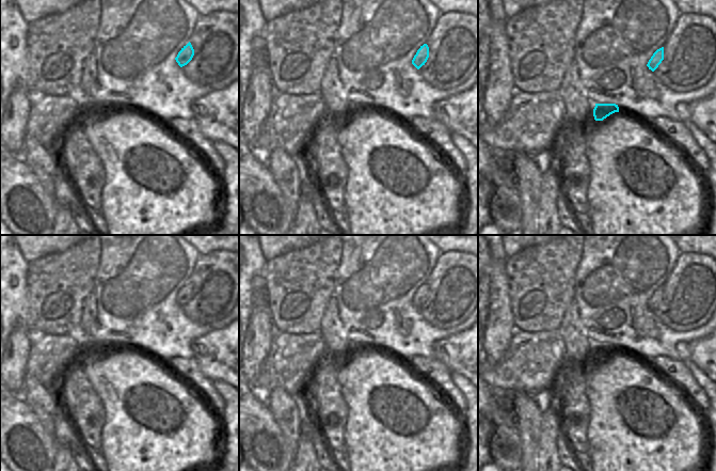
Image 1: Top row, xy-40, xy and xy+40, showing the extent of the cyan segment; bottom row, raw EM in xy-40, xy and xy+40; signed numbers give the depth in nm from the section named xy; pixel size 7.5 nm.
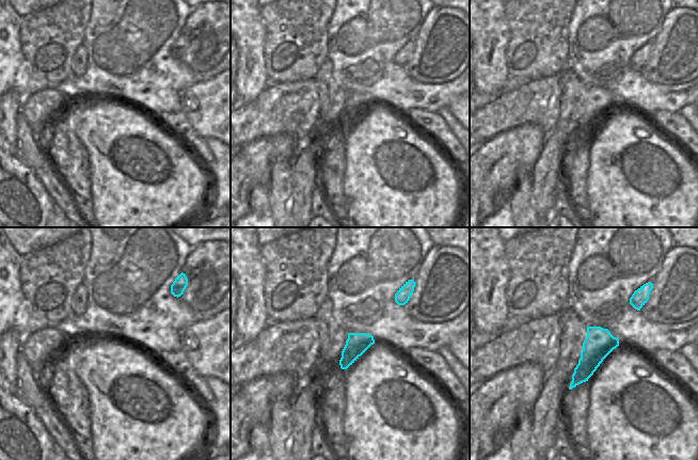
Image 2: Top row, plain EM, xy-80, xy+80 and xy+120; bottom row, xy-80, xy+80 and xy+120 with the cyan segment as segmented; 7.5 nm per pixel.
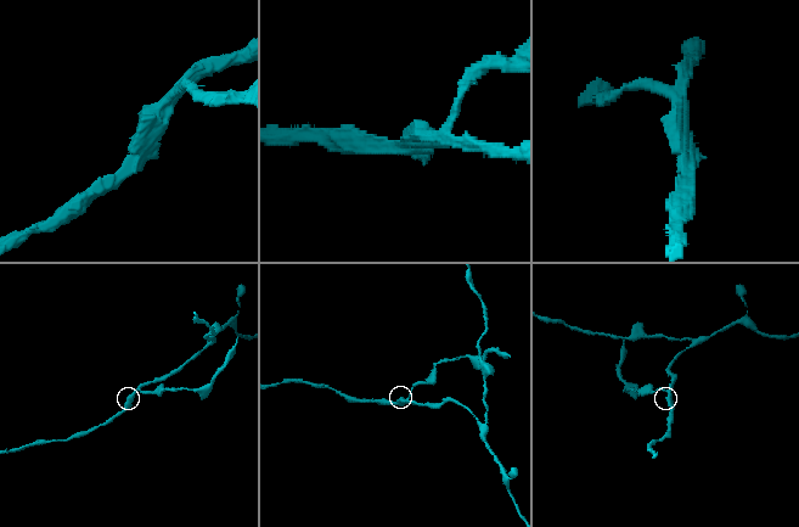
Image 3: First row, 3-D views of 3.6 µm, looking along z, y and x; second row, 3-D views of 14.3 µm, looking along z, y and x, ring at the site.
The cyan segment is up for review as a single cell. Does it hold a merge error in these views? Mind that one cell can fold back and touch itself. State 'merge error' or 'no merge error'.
merge error

